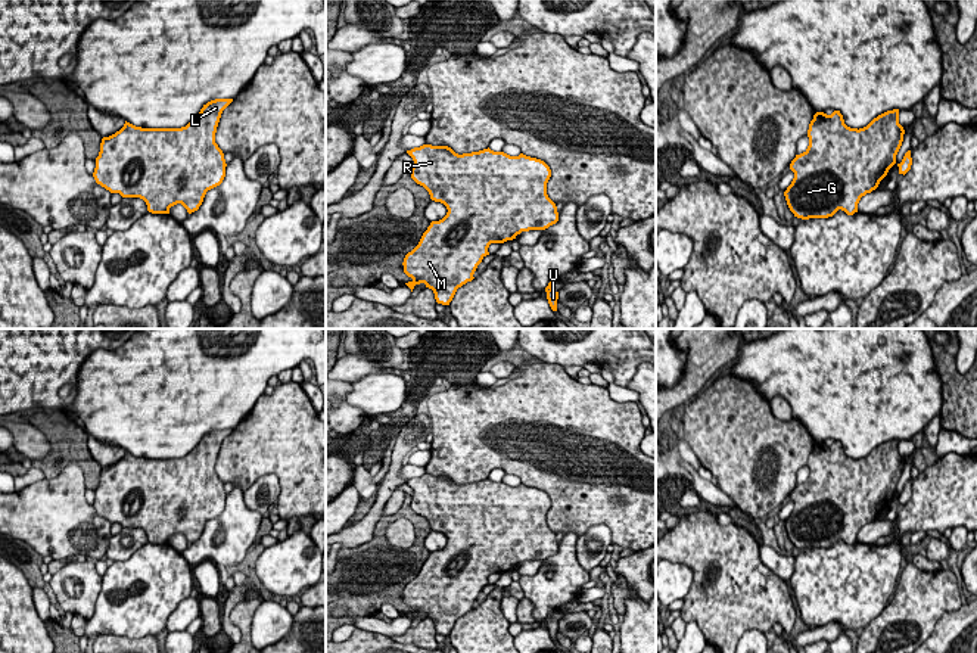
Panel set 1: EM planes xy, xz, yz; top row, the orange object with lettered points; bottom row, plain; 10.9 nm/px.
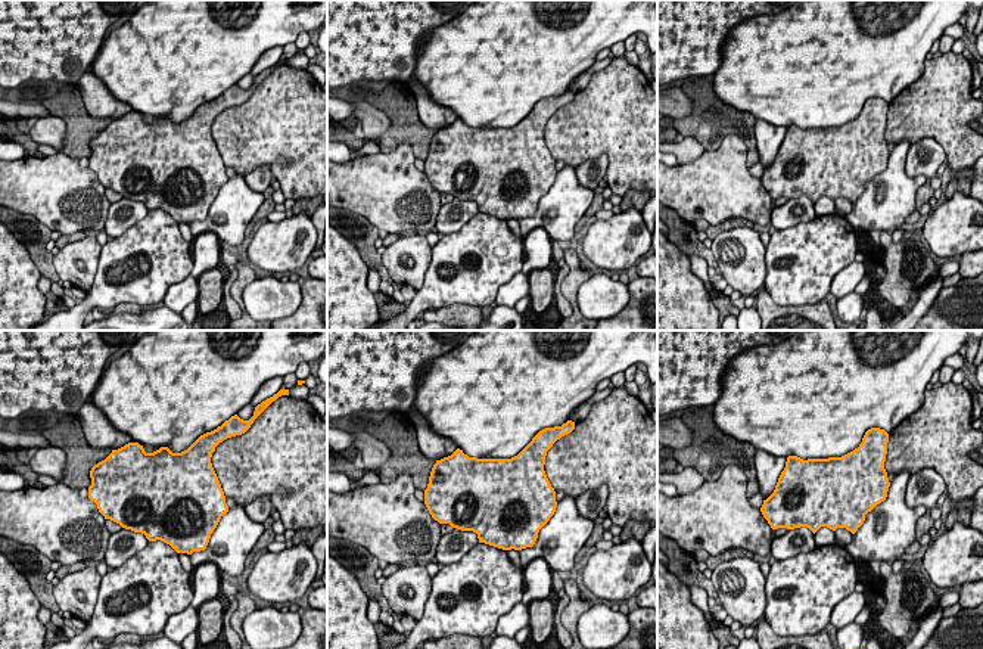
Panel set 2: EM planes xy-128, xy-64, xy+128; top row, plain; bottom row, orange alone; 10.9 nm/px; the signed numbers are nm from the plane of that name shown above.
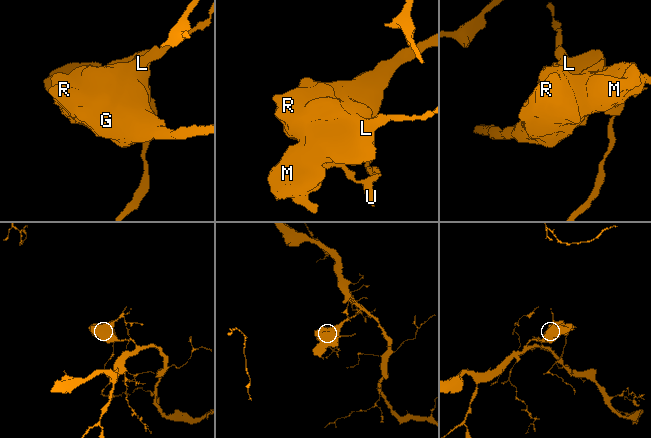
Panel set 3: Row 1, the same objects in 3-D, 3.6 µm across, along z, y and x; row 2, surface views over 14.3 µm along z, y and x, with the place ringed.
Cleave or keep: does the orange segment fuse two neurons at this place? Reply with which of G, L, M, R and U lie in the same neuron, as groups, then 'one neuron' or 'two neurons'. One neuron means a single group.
groups G L M R U; one neuron

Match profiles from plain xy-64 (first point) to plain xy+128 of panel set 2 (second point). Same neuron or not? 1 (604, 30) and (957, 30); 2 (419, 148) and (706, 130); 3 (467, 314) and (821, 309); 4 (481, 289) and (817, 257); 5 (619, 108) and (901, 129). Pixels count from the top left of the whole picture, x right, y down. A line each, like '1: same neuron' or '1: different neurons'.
1: different neurons
2: same neuron
3: same neuron
4: same neuron
5: same neuron

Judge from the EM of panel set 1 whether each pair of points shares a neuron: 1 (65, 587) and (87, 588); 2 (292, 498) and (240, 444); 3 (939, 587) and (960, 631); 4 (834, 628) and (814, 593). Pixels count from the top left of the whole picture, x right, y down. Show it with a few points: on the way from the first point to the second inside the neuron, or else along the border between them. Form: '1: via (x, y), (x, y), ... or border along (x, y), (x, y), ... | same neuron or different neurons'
1: via (71, 587), (81, 587) | same neuron
2: via (292, 481), (258, 448) | same neuron
3: border along (961, 605), (954, 610), (948, 610), (927, 637) | different neurons
4: border along (811, 625), (839, 622), (846, 630) | different neurons

